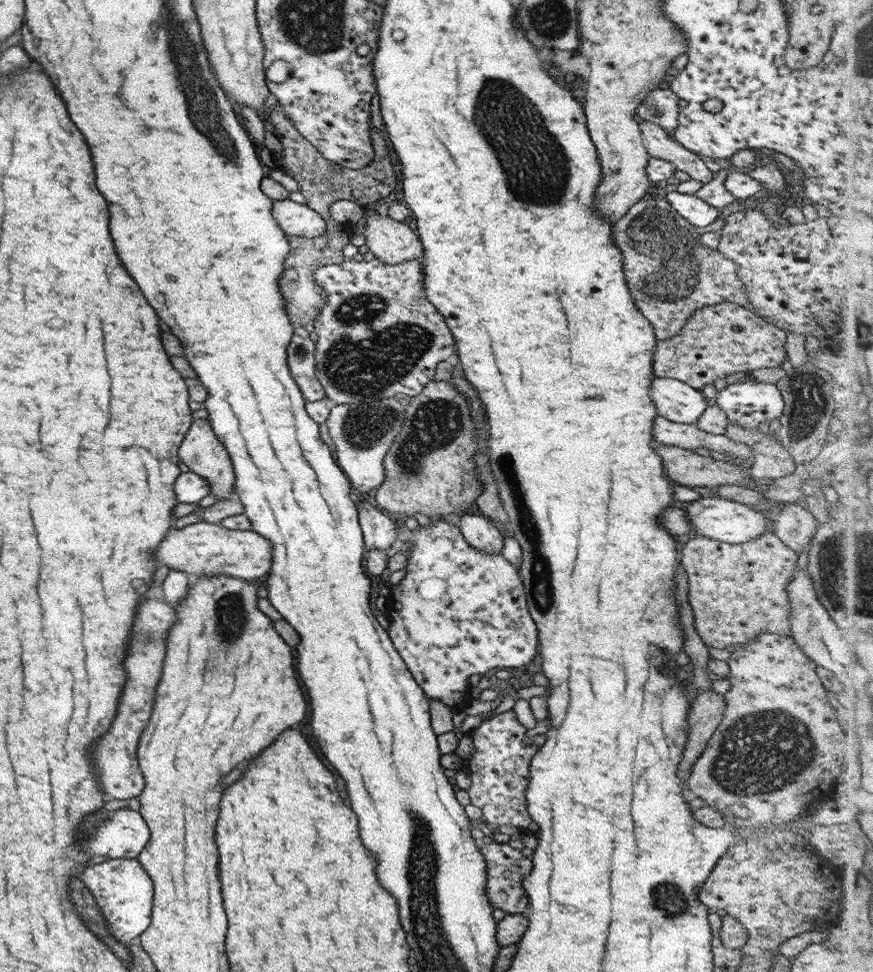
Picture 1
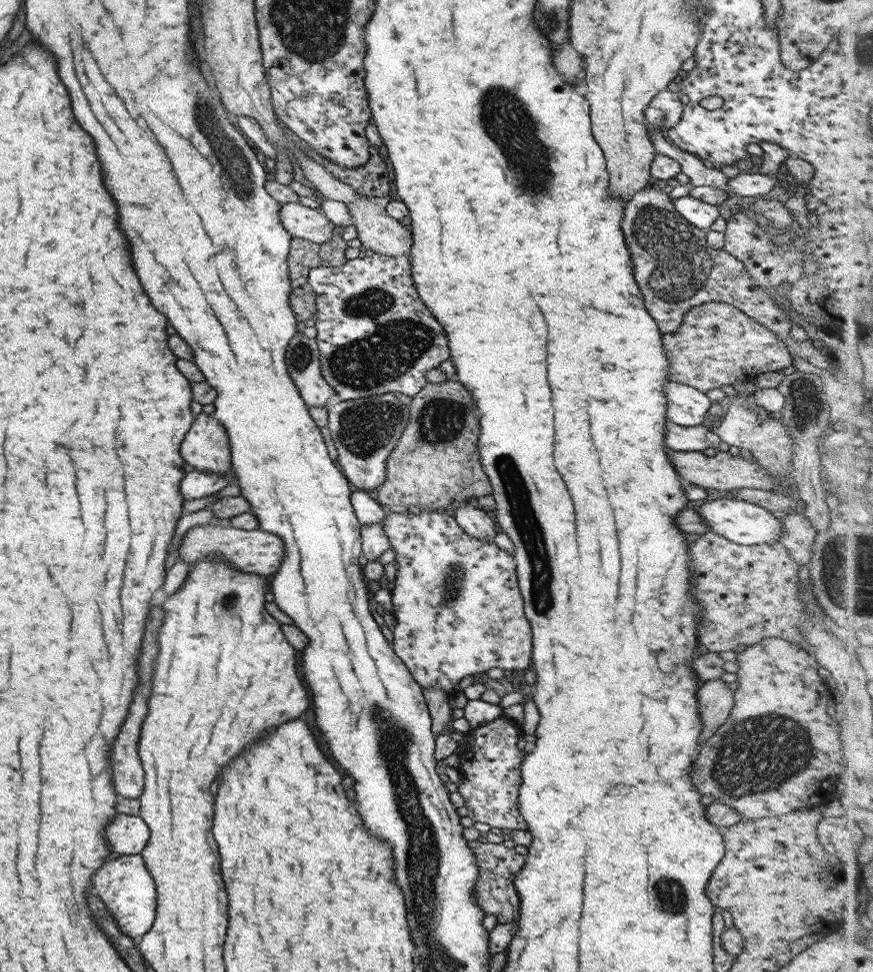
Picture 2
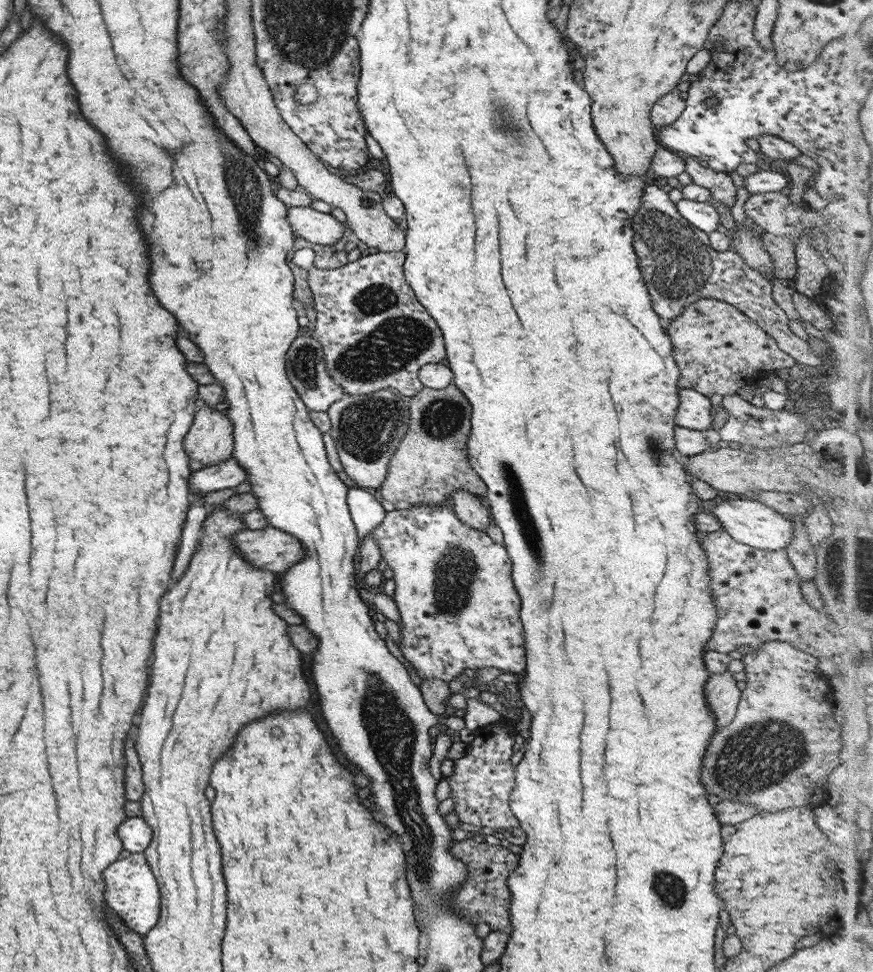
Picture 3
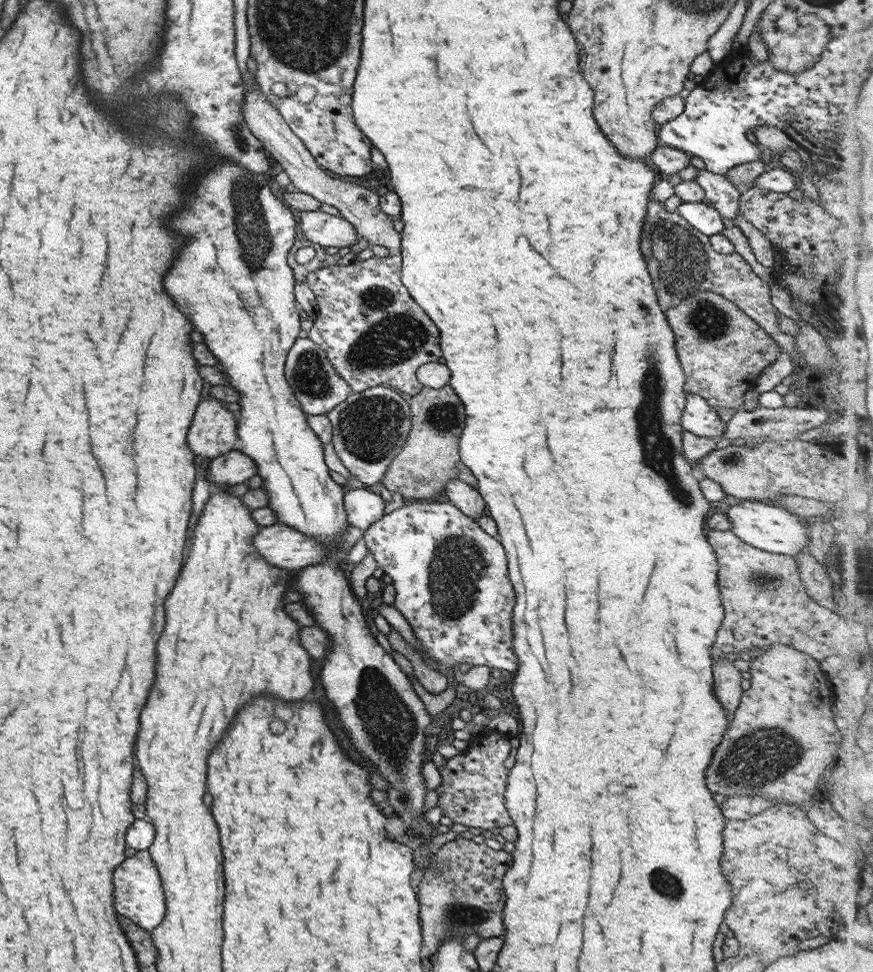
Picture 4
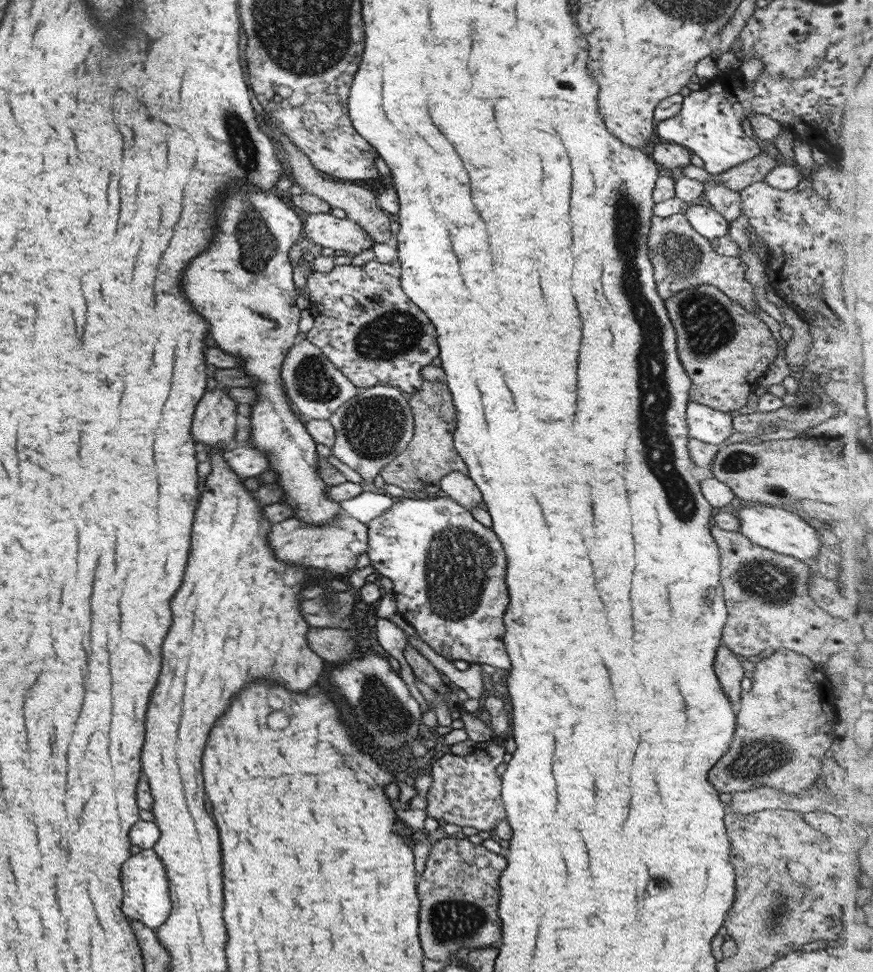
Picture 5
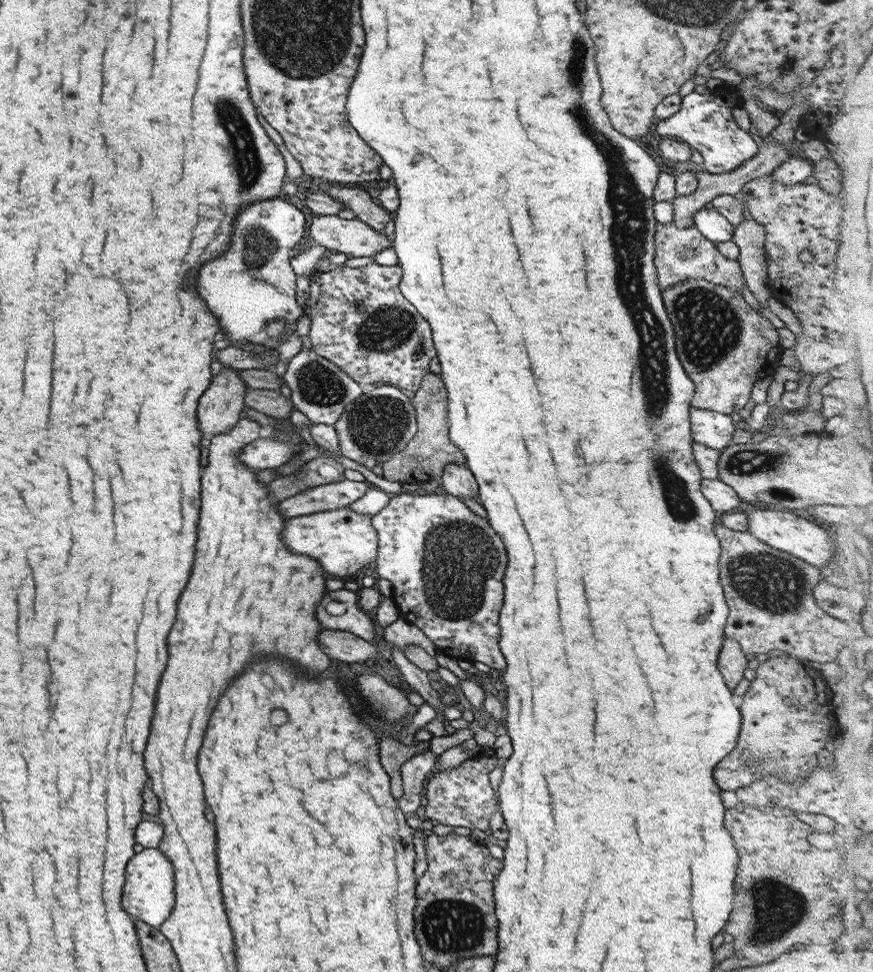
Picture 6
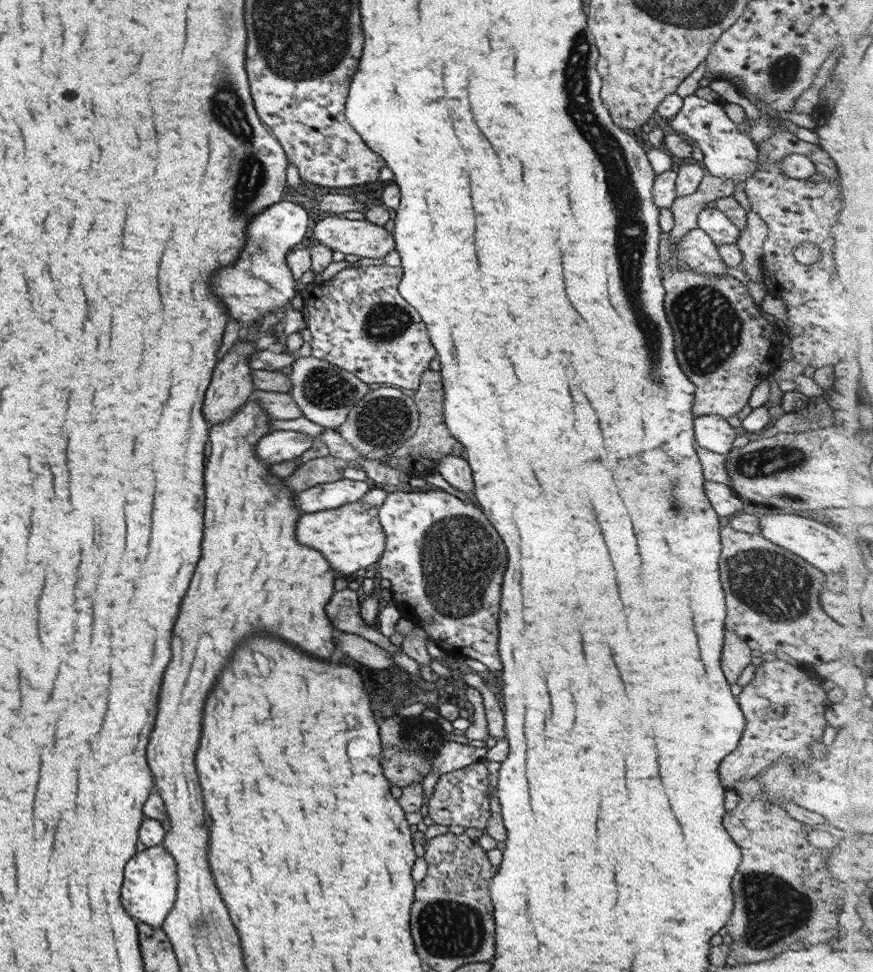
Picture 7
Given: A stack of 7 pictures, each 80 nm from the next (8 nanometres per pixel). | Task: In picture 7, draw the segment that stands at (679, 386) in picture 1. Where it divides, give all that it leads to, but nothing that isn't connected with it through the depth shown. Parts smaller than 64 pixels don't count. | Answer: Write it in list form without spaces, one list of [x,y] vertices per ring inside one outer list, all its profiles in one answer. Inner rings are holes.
[[[716,414],[694,416],[692,427],[696,444],[701,448],[722,455],[731,450],[735,430],[722,416]]]

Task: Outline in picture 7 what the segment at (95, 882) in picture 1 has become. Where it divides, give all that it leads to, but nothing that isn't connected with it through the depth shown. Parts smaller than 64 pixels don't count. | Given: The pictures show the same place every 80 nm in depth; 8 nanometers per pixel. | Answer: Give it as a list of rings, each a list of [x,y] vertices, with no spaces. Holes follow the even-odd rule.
[[[159,844],[136,852],[126,863],[120,888],[120,903],[129,916],[152,927],[160,927],[176,897],[175,861]]]

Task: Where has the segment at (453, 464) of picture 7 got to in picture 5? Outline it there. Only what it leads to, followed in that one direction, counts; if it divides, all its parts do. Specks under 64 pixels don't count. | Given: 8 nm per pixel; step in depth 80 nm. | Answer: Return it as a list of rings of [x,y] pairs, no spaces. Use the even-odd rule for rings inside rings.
[[[450,472],[437,482],[437,485],[445,496],[452,498],[457,504],[460,504],[465,510],[479,506],[482,500],[479,489],[473,484],[473,481],[465,474],[460,472]]]

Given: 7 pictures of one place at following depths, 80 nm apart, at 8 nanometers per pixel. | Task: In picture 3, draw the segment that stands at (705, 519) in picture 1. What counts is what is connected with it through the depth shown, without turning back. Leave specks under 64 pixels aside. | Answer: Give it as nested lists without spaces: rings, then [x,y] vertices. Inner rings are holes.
[[[746,499],[718,500],[717,504],[709,510],[710,515],[720,522],[720,528],[725,531],[735,542],[765,550],[786,549],[791,544],[793,536],[792,521],[787,515],[777,513],[775,510],[760,502]]]

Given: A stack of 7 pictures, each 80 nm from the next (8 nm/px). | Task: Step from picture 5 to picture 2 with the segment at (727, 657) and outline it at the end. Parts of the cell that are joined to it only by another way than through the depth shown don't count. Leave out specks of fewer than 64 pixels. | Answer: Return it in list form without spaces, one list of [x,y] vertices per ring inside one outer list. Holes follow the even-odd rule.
[[[710,679],[698,685],[696,690],[697,712],[702,727],[697,748],[725,722],[731,706],[732,692],[727,689],[725,679]]]

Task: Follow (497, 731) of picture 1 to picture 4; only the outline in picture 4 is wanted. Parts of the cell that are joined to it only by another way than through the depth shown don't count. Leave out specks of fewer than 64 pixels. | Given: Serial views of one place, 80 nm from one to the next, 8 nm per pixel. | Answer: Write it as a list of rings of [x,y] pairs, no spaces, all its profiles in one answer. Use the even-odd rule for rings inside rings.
[[[489,728],[485,732],[479,731],[471,738],[461,755],[443,758],[443,766],[435,767],[441,778],[439,787],[435,789],[439,794],[435,807],[453,823],[467,827],[488,830],[511,825],[511,817],[503,804],[507,782],[507,768],[503,766],[503,762],[511,754],[509,738],[505,737],[505,734]]]

